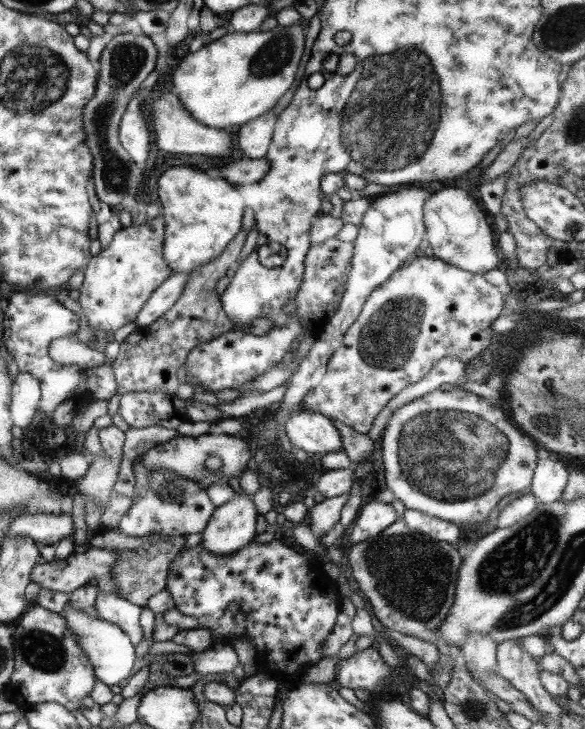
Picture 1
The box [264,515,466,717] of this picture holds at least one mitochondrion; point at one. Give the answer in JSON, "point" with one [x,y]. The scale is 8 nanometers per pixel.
{"point":[411,573]}

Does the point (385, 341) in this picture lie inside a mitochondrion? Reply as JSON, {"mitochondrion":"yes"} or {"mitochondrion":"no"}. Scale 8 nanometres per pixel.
{"mitochondrion":"yes"}

